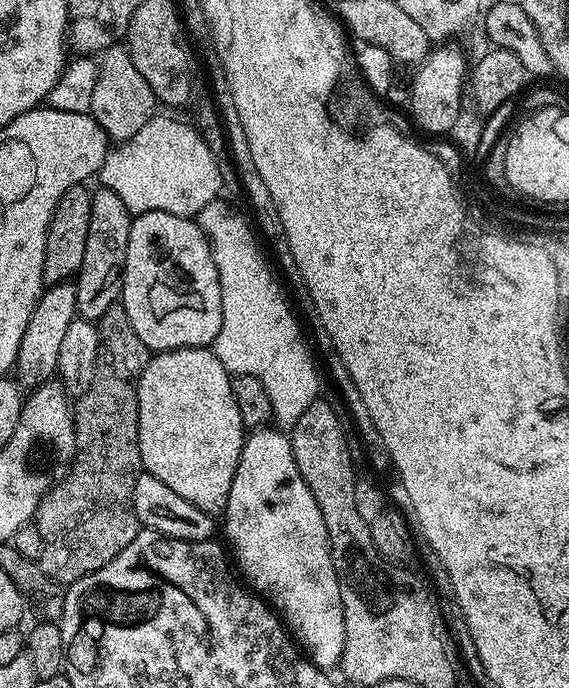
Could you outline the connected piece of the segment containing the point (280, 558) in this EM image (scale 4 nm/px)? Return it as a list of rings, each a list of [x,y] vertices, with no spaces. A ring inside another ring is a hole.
[[[272,426],[257,428],[245,439],[240,451],[240,465],[230,486],[228,505],[222,513],[225,520],[222,532],[224,528],[228,535],[227,547],[236,551],[234,564],[239,575],[279,613],[303,655],[317,668],[332,670],[342,658],[346,634],[336,561],[332,559],[332,543],[328,541],[322,510],[318,510],[318,502],[314,502],[314,494],[310,494],[310,486],[306,486],[298,470],[291,439],[275,430],[280,431]]]

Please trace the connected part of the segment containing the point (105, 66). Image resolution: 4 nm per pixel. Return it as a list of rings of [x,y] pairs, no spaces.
[[[113,46],[103,53],[98,60],[97,81],[90,100],[90,114],[102,126],[109,141],[123,142],[138,133],[146,122],[150,122],[158,112],[156,96],[146,86],[146,78],[138,74],[138,66],[123,47]]]

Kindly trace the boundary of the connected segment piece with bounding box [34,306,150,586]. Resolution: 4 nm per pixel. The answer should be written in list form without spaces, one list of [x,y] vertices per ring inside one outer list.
[[[123,307],[106,310],[98,327],[100,353],[96,359],[96,377],[85,392],[79,393],[77,400],[80,401],[75,401],[74,404],[76,459],[70,465],[67,473],[69,476],[61,484],[60,481],[53,483],[48,489],[34,517],[38,534],[42,534],[42,558],[38,561],[39,566],[46,574],[50,574],[50,578],[65,586],[94,570],[102,570],[102,566],[106,566],[122,550],[126,550],[130,542],[134,542],[136,533],[142,528],[136,518],[132,499],[134,486],[142,471],[138,442],[138,386],[150,353],[142,338],[134,334],[134,326],[130,326],[130,318],[126,318]]]

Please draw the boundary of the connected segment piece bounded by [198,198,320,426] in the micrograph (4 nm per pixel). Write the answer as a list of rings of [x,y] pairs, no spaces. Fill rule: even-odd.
[[[217,198],[202,207],[198,223],[212,247],[222,290],[222,330],[218,330],[214,345],[216,357],[232,376],[258,378],[266,386],[266,394],[270,394],[275,423],[291,426],[311,404],[317,403],[320,392],[320,376],[304,345],[300,324],[256,241],[250,220],[248,225],[242,213],[235,212],[224,198]]]

